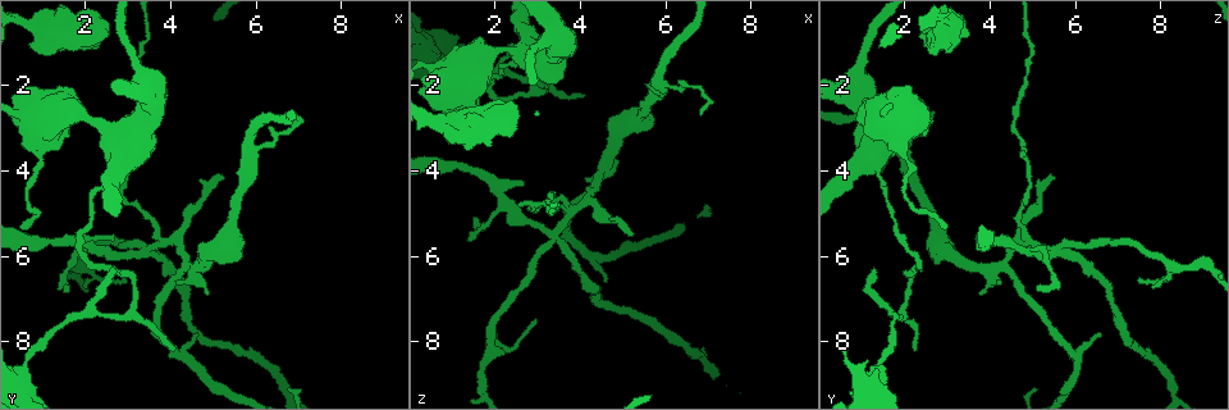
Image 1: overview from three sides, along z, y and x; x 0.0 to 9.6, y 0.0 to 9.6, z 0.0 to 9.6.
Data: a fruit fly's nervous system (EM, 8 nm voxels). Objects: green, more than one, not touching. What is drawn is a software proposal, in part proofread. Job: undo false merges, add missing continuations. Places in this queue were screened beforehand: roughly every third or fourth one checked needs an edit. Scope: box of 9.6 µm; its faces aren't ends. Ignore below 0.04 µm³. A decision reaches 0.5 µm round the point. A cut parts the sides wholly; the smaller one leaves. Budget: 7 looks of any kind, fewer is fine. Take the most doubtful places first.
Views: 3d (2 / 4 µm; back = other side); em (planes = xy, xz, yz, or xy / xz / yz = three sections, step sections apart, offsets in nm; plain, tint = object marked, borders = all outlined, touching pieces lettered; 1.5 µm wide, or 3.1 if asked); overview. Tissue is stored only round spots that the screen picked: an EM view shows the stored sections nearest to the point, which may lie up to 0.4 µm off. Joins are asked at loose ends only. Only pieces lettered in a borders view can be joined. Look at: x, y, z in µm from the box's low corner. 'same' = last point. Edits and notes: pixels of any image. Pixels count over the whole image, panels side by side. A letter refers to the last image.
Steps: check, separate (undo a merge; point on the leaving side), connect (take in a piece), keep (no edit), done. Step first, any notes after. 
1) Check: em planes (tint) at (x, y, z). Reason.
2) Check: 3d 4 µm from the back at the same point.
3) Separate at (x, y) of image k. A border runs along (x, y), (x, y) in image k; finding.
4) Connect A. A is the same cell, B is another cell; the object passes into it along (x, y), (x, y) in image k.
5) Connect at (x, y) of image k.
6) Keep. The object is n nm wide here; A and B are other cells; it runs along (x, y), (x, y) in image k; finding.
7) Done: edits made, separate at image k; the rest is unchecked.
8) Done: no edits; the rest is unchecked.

Check: em 3.1 µm planes (borders) at (3.45, 5.85, 5.55). Looks like a crossing.

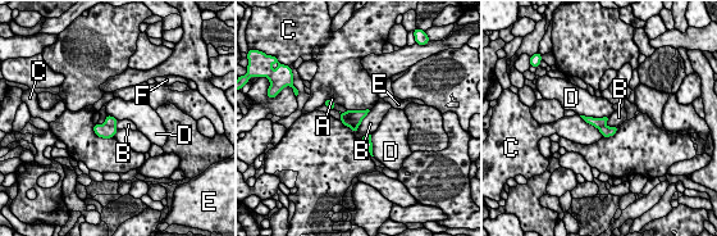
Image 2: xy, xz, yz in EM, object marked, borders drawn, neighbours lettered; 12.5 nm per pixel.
Separate at (346, 119) of image 2. A, B, C, D, E and F are other cells; two neurons meet here.

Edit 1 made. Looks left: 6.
Check: overview. See it whole again.

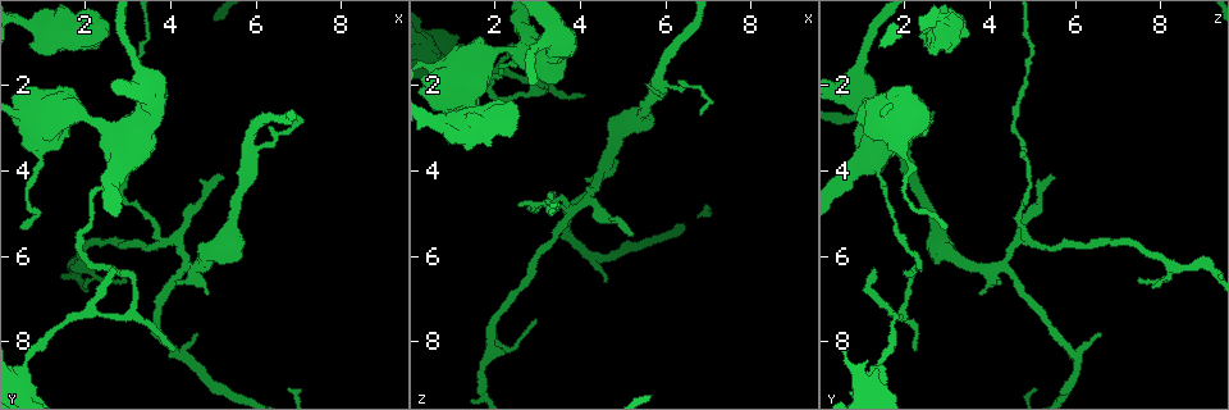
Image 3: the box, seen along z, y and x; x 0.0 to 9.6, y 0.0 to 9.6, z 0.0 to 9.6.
Check: em xy step 4 (tint) at (2.90, 6.55, 7.45). Branch stops here.

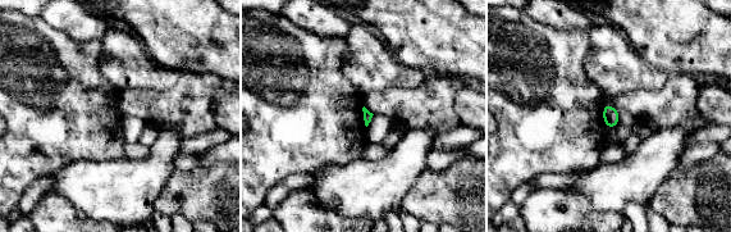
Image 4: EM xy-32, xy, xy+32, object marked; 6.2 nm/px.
Check: em planes (borders) at the same point.

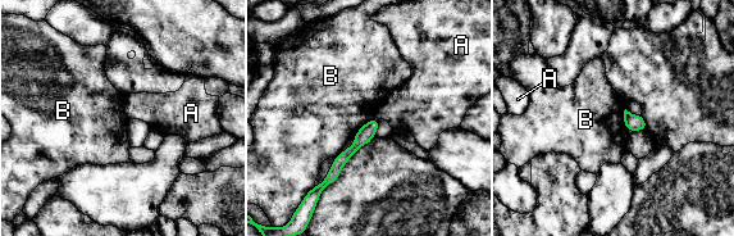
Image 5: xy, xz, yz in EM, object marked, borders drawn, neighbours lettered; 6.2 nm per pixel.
Keep. A and B are other cells; no lettered piece goes on from it.

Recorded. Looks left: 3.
Check: em xz step 8 (borders) at (0.65, 8.50, 1.45). Thick turns thin.

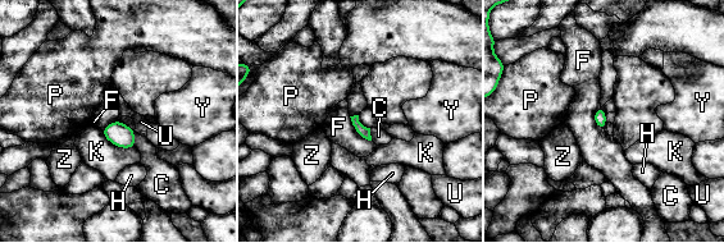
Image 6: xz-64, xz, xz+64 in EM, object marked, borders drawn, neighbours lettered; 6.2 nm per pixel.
Check: em planes (borders) at the same point. Cut it another way.

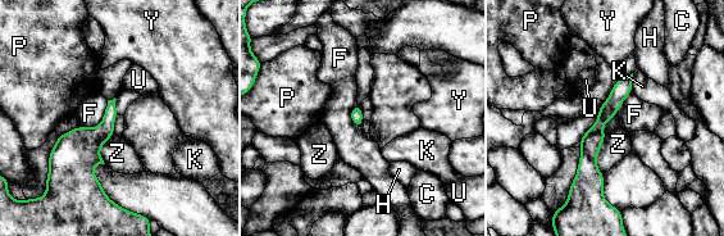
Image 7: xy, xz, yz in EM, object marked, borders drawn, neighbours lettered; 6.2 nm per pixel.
Keep. C, F, H, K, P, U, Y and Z are other cells; a border runs along (108, 100), (98, 125), (80, 126) in image 7; continuous, no second neuron.

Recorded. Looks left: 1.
Done: edits made, separate at image 2; the rest is unchecked.

